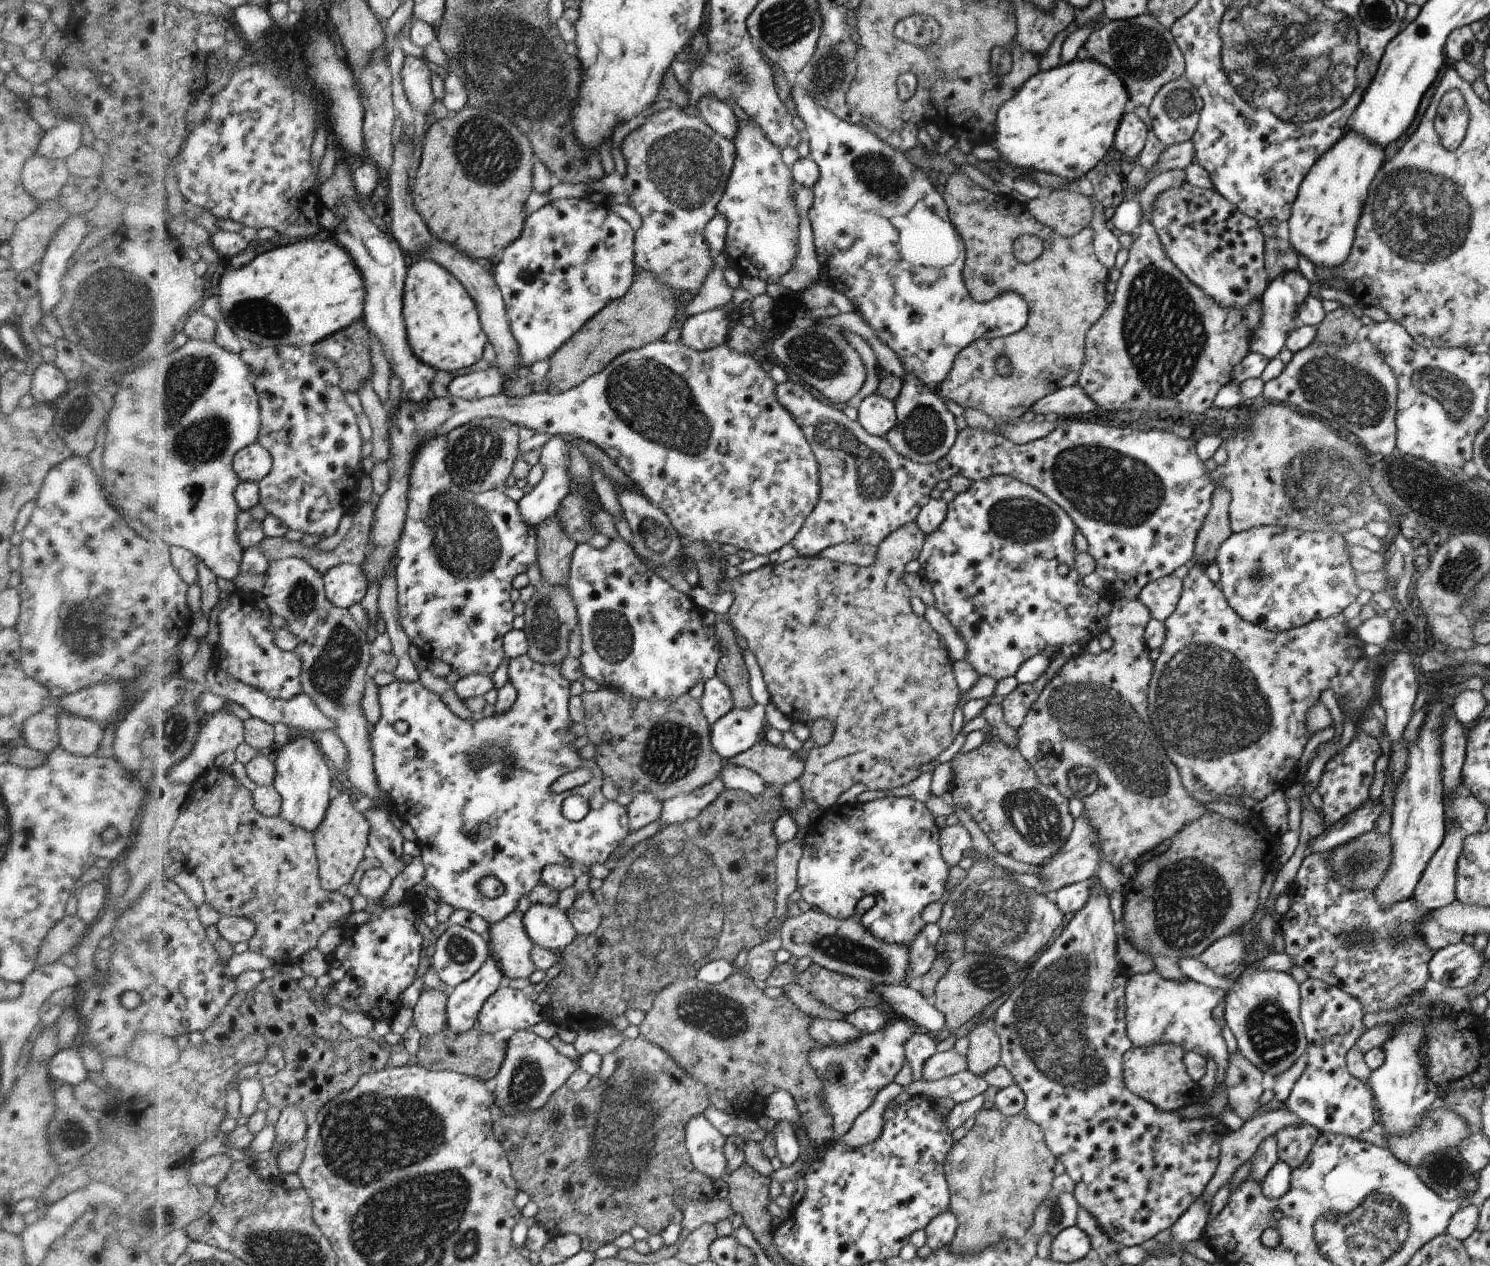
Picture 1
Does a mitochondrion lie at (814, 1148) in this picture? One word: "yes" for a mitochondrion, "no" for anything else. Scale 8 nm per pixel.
no

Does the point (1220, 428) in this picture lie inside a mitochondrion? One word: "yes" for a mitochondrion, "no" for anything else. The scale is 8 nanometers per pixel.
no

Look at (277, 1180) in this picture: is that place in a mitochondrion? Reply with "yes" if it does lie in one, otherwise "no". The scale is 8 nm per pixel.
no

